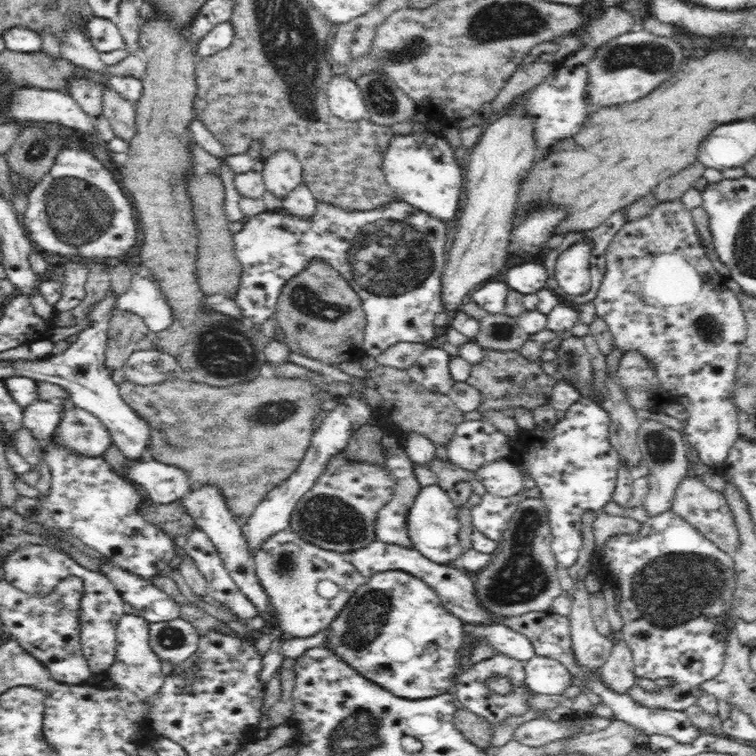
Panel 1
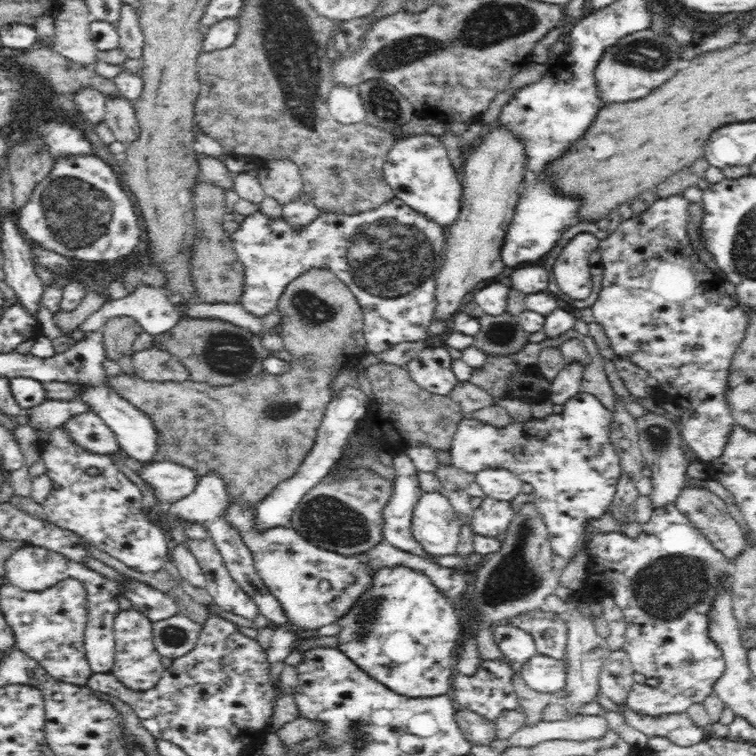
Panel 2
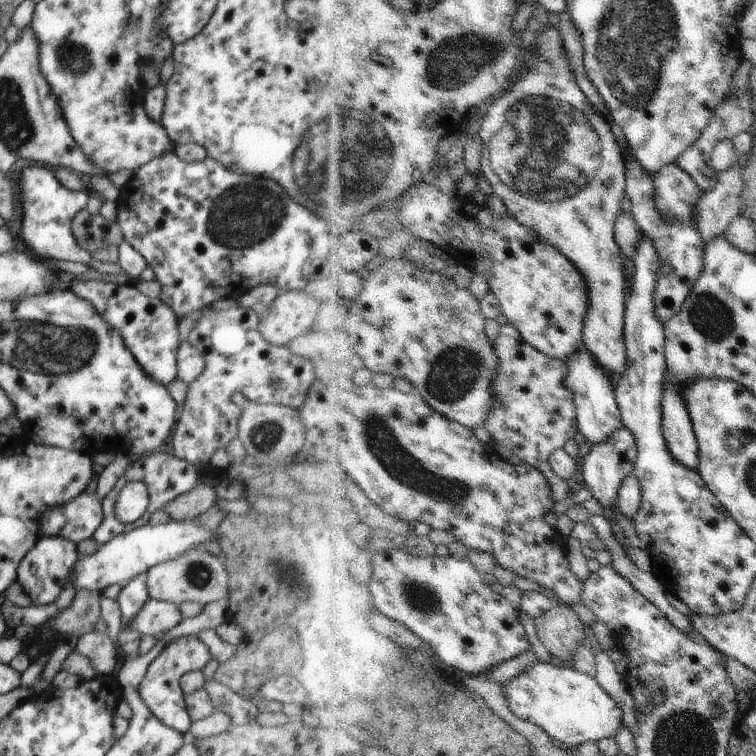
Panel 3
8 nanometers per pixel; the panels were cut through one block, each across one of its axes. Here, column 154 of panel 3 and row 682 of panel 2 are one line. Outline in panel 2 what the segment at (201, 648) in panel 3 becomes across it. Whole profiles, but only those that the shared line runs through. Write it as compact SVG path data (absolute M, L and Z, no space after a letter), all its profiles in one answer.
M666 504L662 508L656 508L653 511L652 517L649 522L642 525L642 533L634 540L628 538L624 534L618 532L608 532L608 534L601 534L600 532L592 532L592 536L588 536L588 544L586 544L588 550L588 565L586 566L586 581L581 589L573 591L573 598L576 601L587 603L590 599L599 599L606 596L611 596L614 602L622 609L624 618L626 619L627 630L625 633L624 644L621 647L628 656L632 663L634 672L644 674L646 678L655 678L659 681L656 686L650 686L648 684L634 683L634 686L630 689L627 696L627 706L638 714L645 714L646 716L662 716L664 714L687 712L687 708L691 704L702 703L704 699L708 698L712 694L712 688L716 681L725 670L725 660L722 651L718 649L716 642L712 641L708 631L708 612L711 611L711 602L716 596L719 584L722 580L730 578L732 572L732 564L730 561L722 555L719 550L716 550L714 546L710 545L710 542L704 537L704 534L700 533L698 528L695 528L686 516L676 509L676 504Z

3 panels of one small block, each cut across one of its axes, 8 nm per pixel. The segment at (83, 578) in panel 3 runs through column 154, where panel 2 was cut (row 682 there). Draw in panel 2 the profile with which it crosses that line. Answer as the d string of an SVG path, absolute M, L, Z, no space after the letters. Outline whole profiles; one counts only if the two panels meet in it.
M540 653L519 665L524 682L538 692L554 693L564 688L567 676L562 660Z

